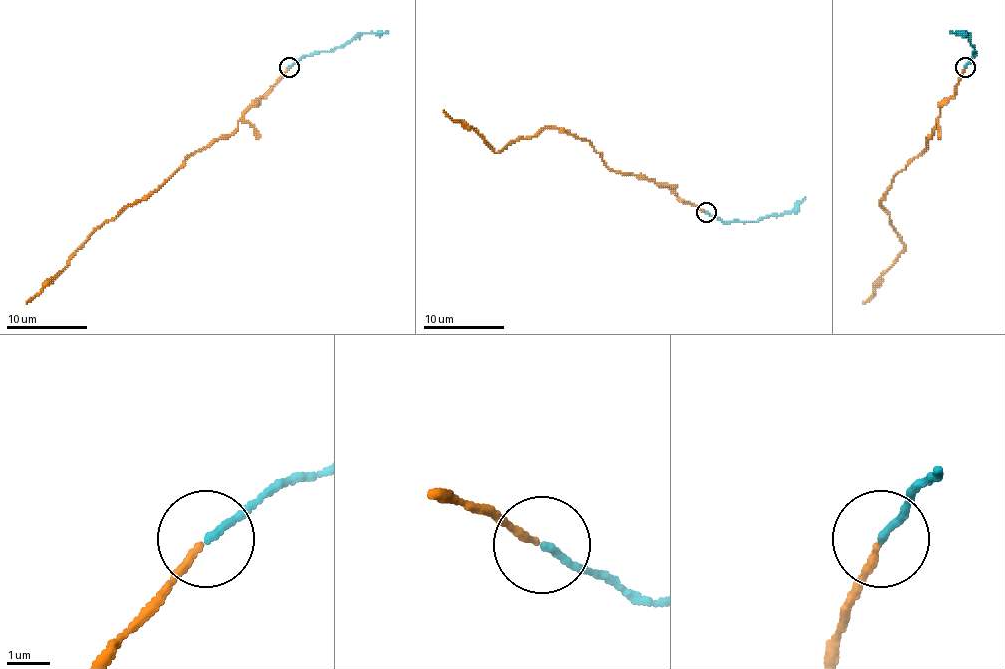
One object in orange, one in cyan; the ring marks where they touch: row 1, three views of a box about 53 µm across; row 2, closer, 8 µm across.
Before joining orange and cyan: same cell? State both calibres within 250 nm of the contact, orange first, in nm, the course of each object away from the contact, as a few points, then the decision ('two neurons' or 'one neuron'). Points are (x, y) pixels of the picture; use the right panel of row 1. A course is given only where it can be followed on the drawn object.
180 nm thick on the orange side, 170 nm on the other; orange runs (964, 67), (956, 92), (940, 106), (926, 149), (893, 177), (885, 191), (881, 208), (905, 248), (863, 303); cyan runs (964, 67), (974, 55), (974, 47), (966, 33), (950, 31); two neurons

